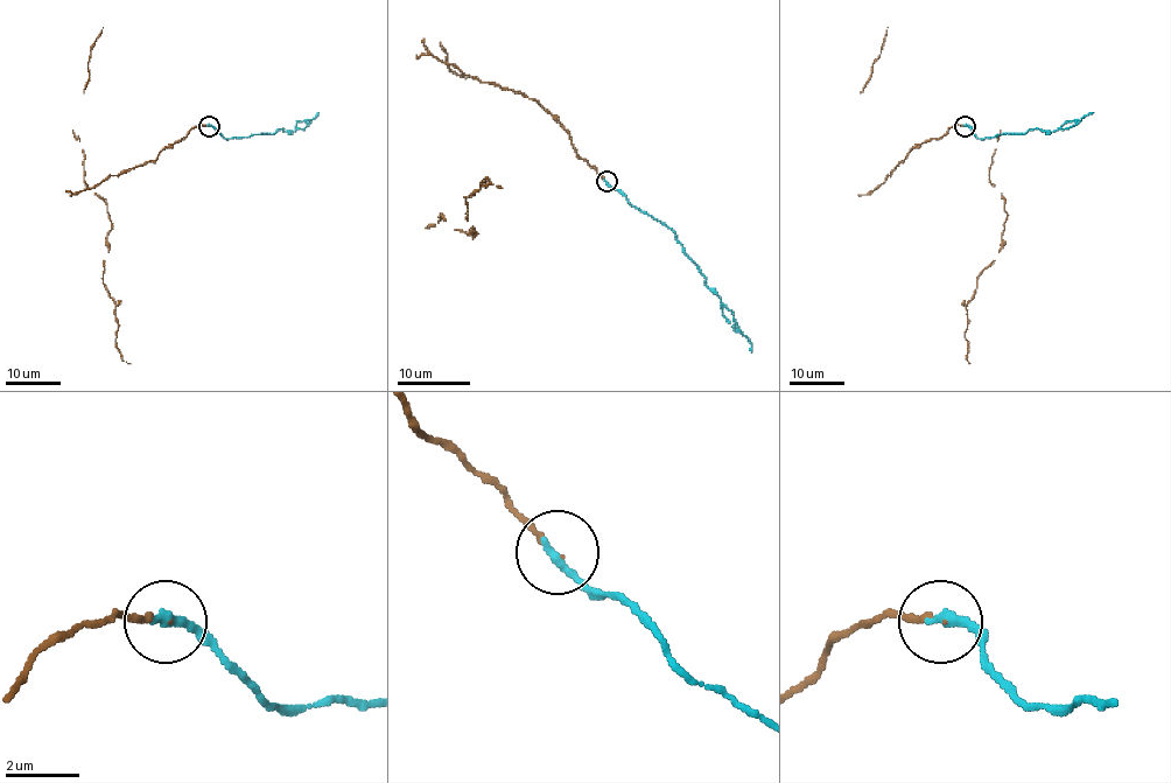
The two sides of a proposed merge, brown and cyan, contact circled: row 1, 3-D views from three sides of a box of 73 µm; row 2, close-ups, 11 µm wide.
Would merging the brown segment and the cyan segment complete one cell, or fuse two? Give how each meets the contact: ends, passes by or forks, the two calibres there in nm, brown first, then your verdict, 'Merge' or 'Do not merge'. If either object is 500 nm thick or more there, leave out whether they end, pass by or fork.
At the ring brown ends. At the ring cyan ends. Thickness 110 nm (brown) against 280 nm. Merge

